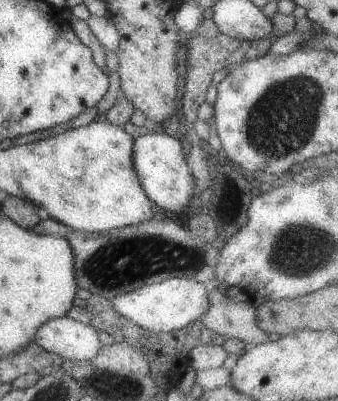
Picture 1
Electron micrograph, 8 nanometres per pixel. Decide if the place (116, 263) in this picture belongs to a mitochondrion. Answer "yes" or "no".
yes

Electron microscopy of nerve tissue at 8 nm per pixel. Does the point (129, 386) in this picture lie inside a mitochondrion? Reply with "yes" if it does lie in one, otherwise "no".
no

